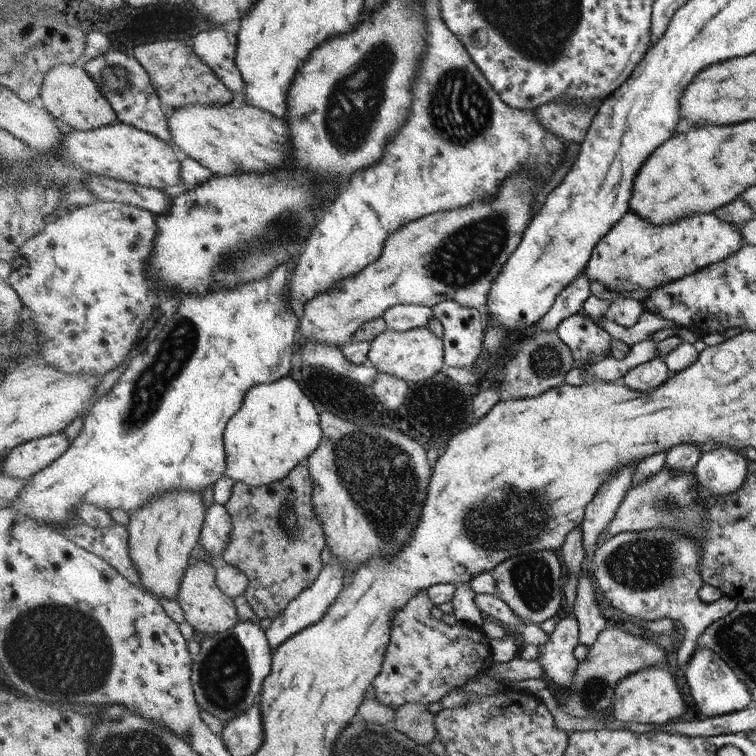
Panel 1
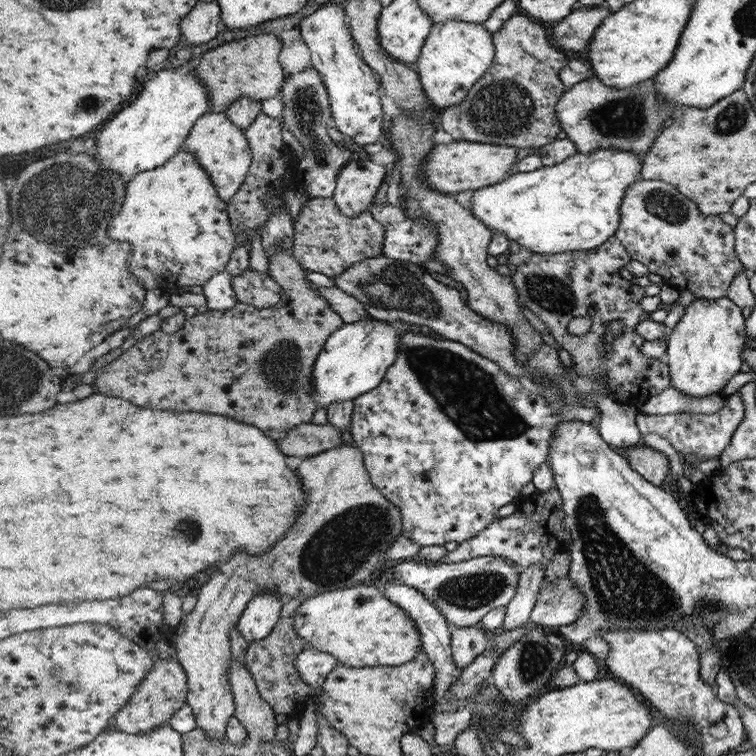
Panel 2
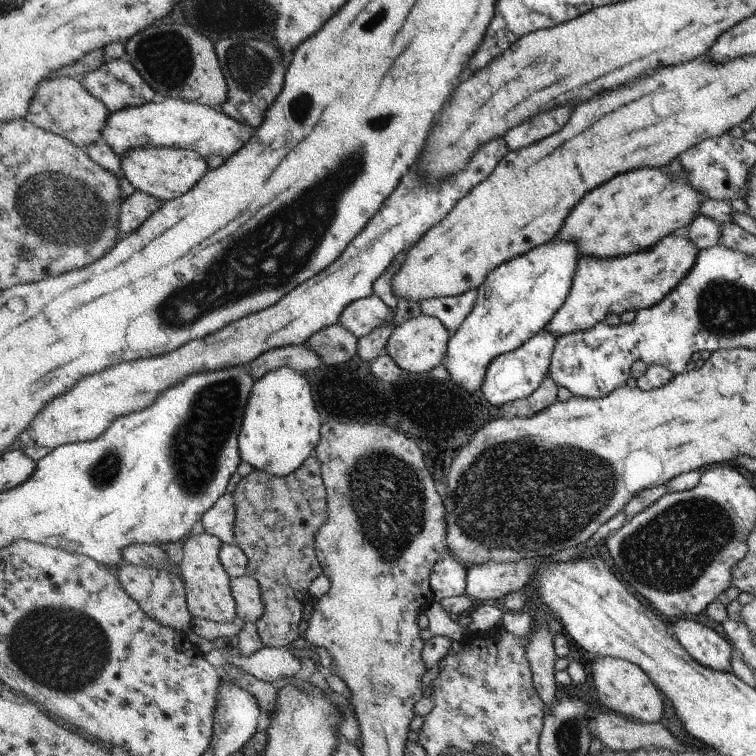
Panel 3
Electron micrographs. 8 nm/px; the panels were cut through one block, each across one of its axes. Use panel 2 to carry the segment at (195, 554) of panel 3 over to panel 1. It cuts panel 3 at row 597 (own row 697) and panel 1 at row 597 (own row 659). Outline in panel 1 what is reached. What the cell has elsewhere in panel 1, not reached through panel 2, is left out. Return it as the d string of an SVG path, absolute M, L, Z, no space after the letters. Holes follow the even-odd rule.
M196 559L184 576L184 584L180 590L179 604L185 611L187 622L193 625L194 630L206 634L218 634L235 627L239 622L238 609L235 600L229 597L218 584L217 563Z

